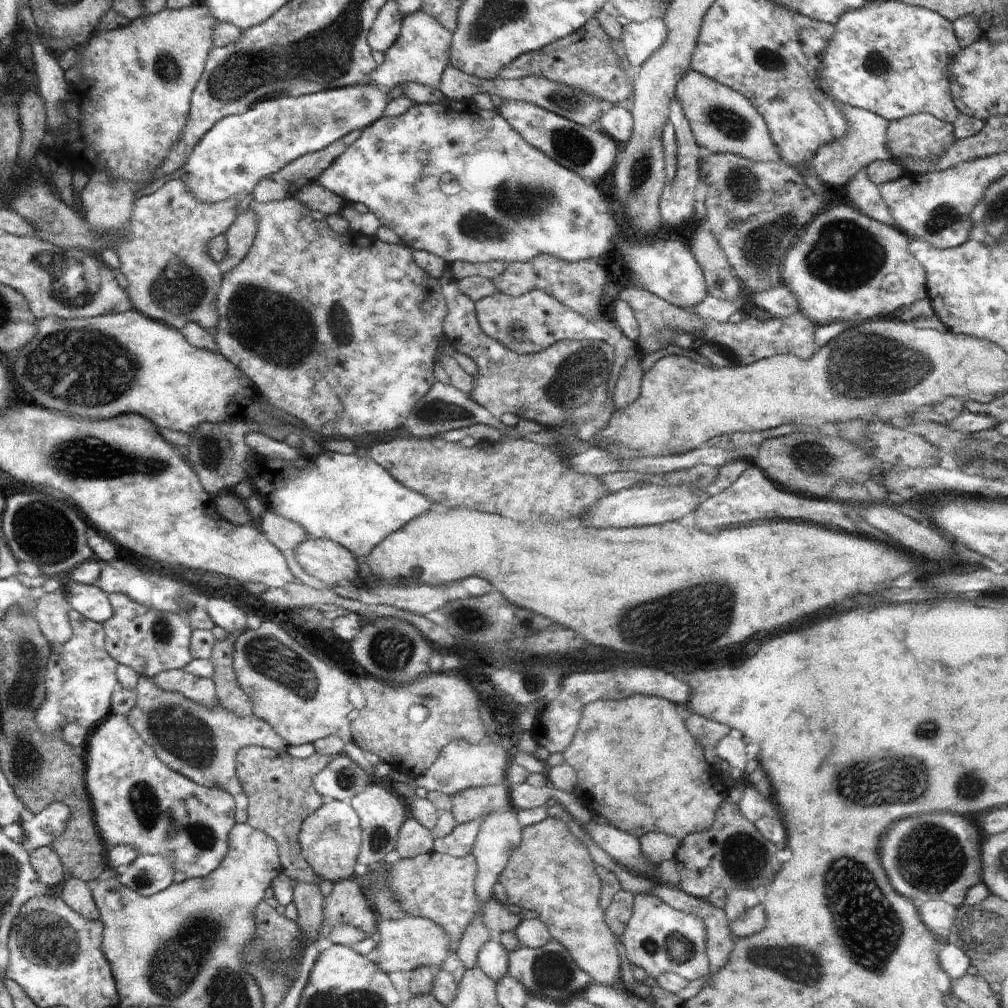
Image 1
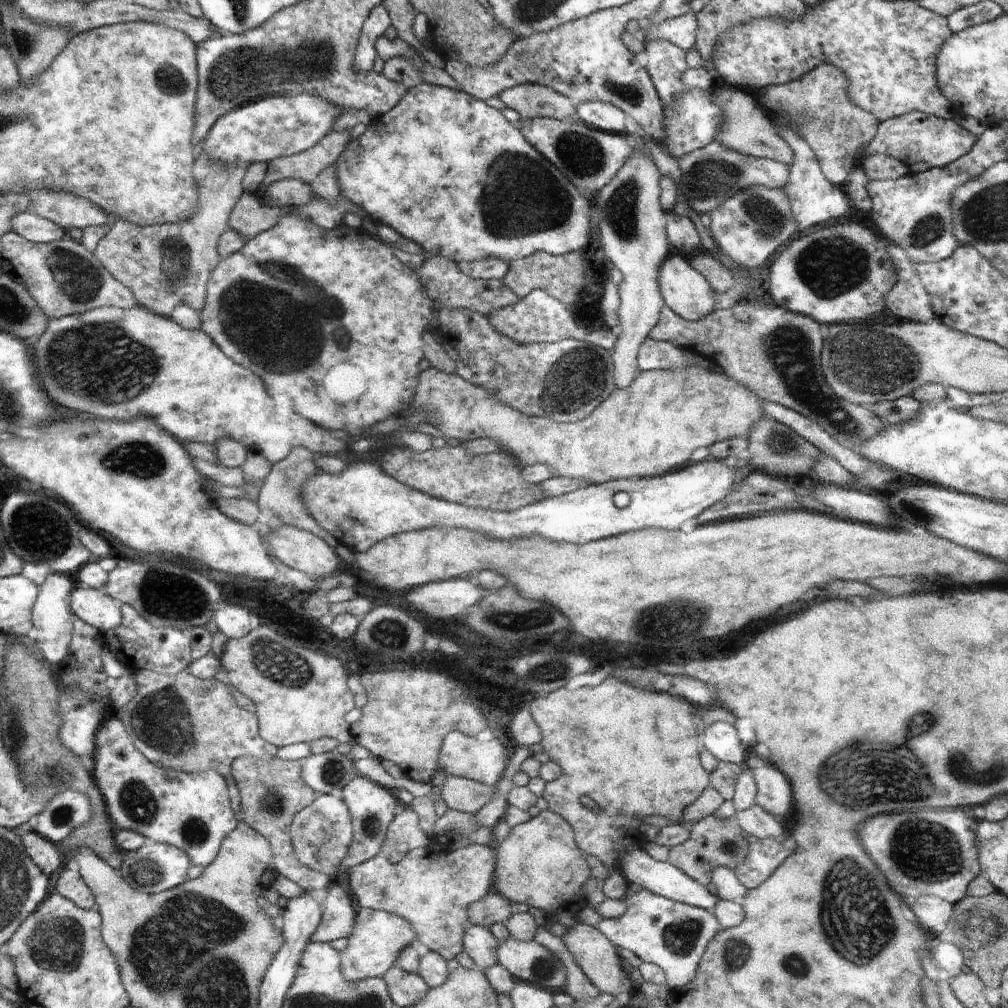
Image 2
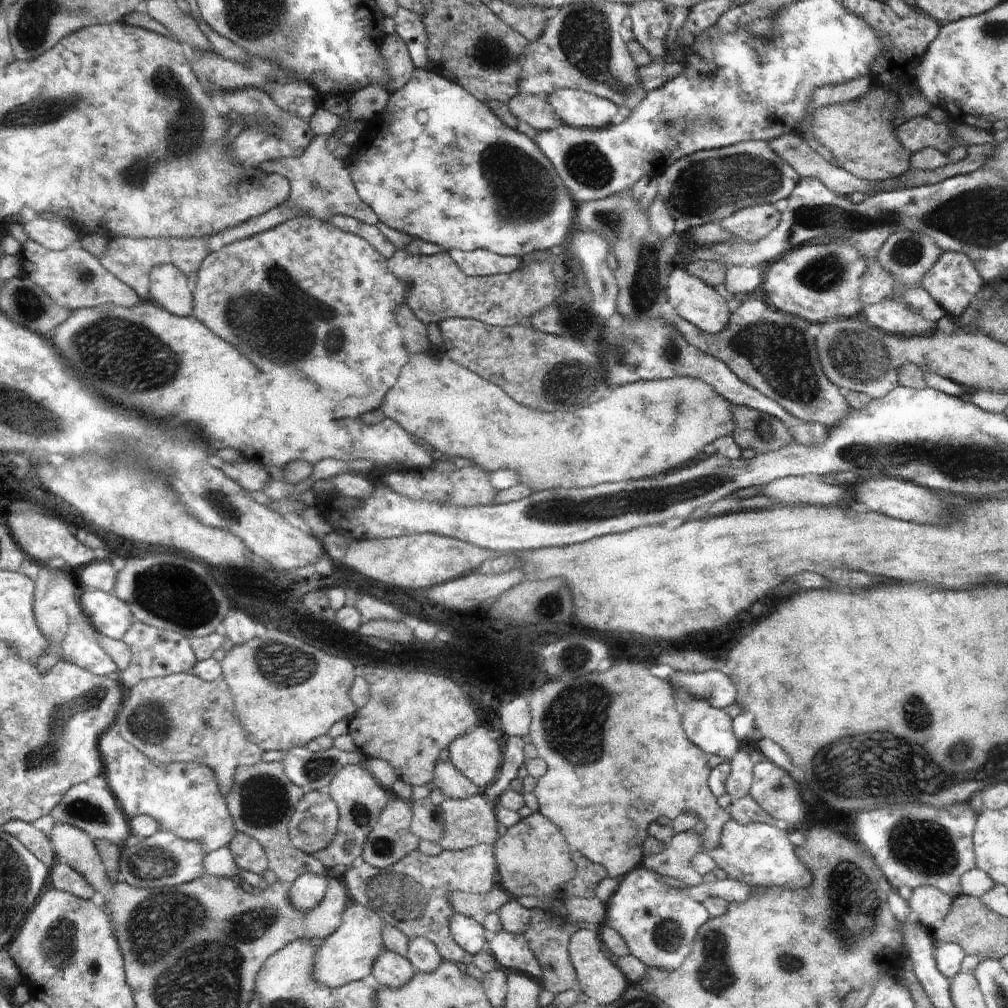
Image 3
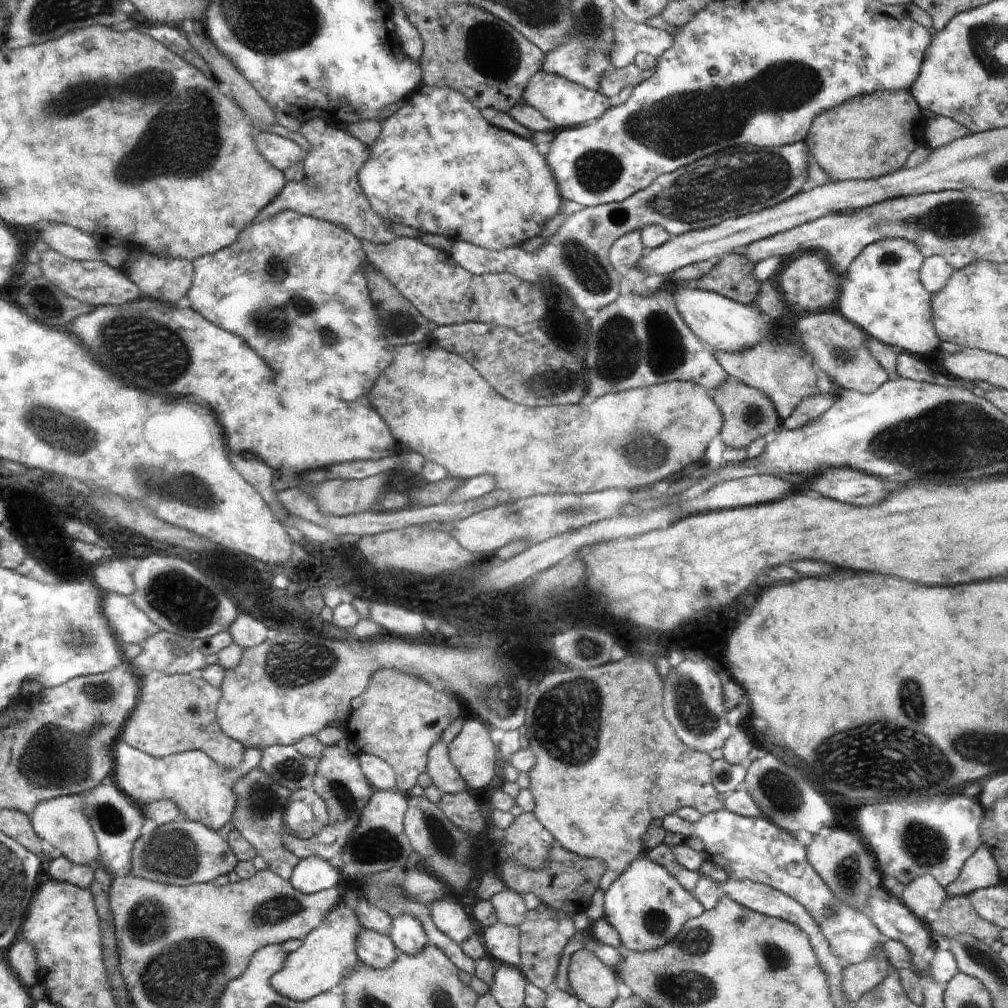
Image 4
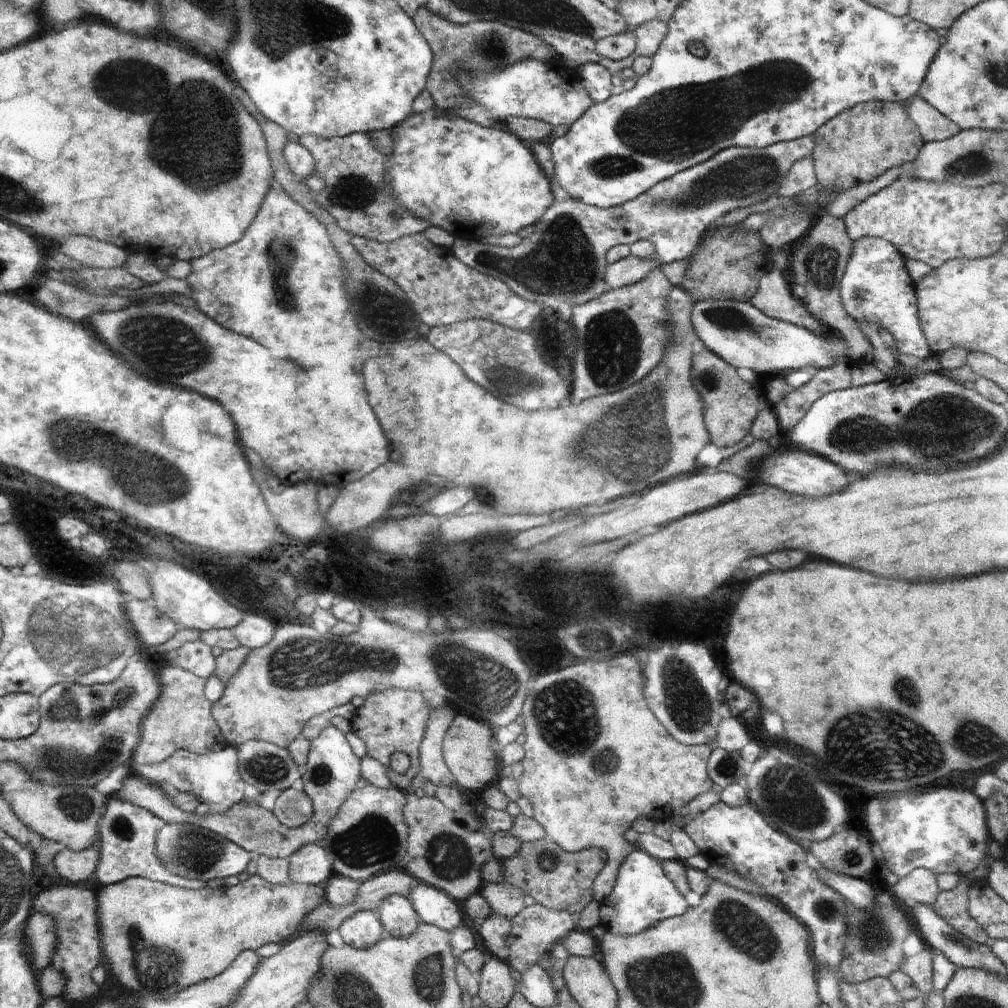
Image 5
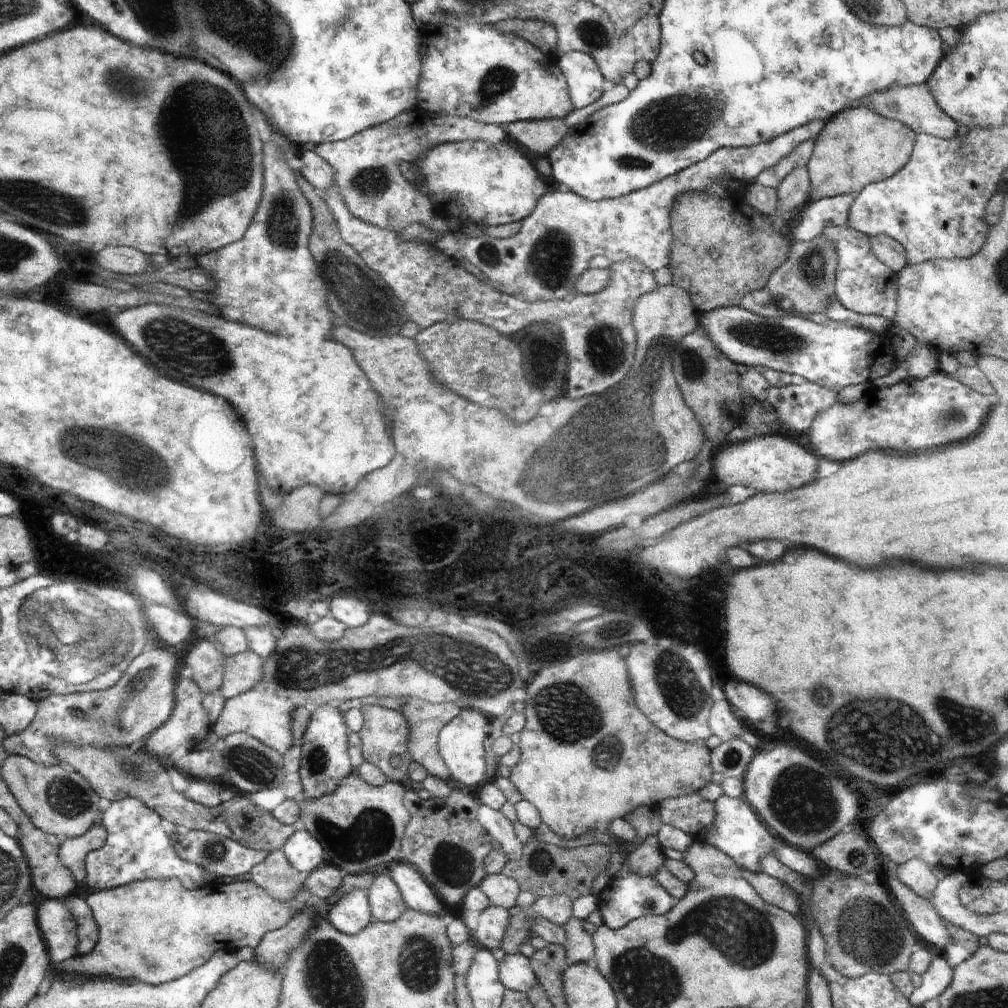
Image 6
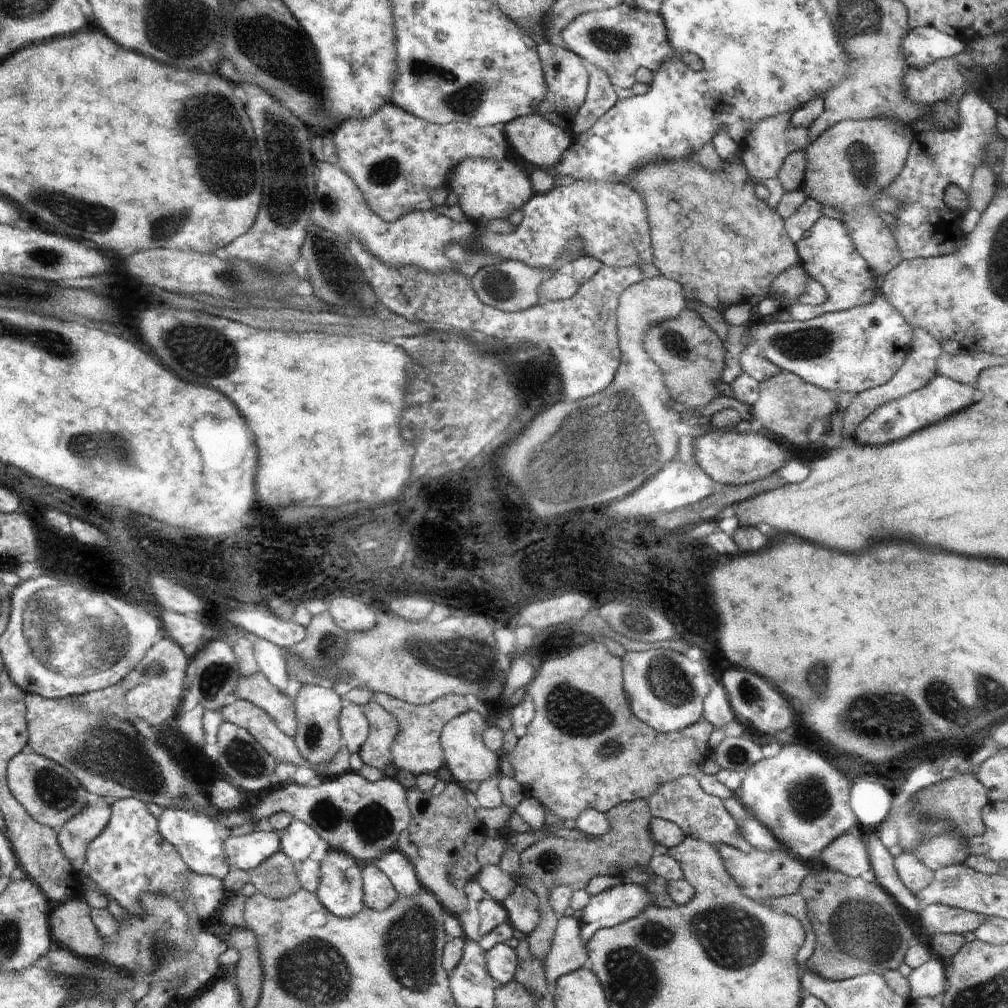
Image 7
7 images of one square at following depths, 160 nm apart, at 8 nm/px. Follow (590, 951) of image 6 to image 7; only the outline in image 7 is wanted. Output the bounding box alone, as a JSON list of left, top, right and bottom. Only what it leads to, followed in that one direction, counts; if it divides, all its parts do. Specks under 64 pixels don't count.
[543,915,589,989]

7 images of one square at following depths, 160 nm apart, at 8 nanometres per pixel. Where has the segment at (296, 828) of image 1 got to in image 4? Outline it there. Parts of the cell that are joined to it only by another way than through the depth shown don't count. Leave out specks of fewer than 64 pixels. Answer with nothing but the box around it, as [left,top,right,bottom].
[233,767,300,880]

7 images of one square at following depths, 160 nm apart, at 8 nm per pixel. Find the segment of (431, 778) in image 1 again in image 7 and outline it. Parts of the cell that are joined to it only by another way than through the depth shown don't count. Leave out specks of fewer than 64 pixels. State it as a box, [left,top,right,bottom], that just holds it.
[440,709,498,782]

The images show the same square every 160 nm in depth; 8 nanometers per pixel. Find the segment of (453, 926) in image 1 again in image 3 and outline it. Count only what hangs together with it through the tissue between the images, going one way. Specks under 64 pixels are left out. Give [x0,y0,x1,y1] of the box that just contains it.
[344,844,496,963]

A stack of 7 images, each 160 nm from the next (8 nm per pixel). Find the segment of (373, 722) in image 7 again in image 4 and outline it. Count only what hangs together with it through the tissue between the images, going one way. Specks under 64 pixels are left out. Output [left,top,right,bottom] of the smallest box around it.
[345,667,458,795]

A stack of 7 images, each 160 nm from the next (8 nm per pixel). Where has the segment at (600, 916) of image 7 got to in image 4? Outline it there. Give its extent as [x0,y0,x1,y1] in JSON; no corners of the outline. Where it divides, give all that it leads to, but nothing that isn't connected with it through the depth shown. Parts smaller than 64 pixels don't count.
[603,854,705,953]

